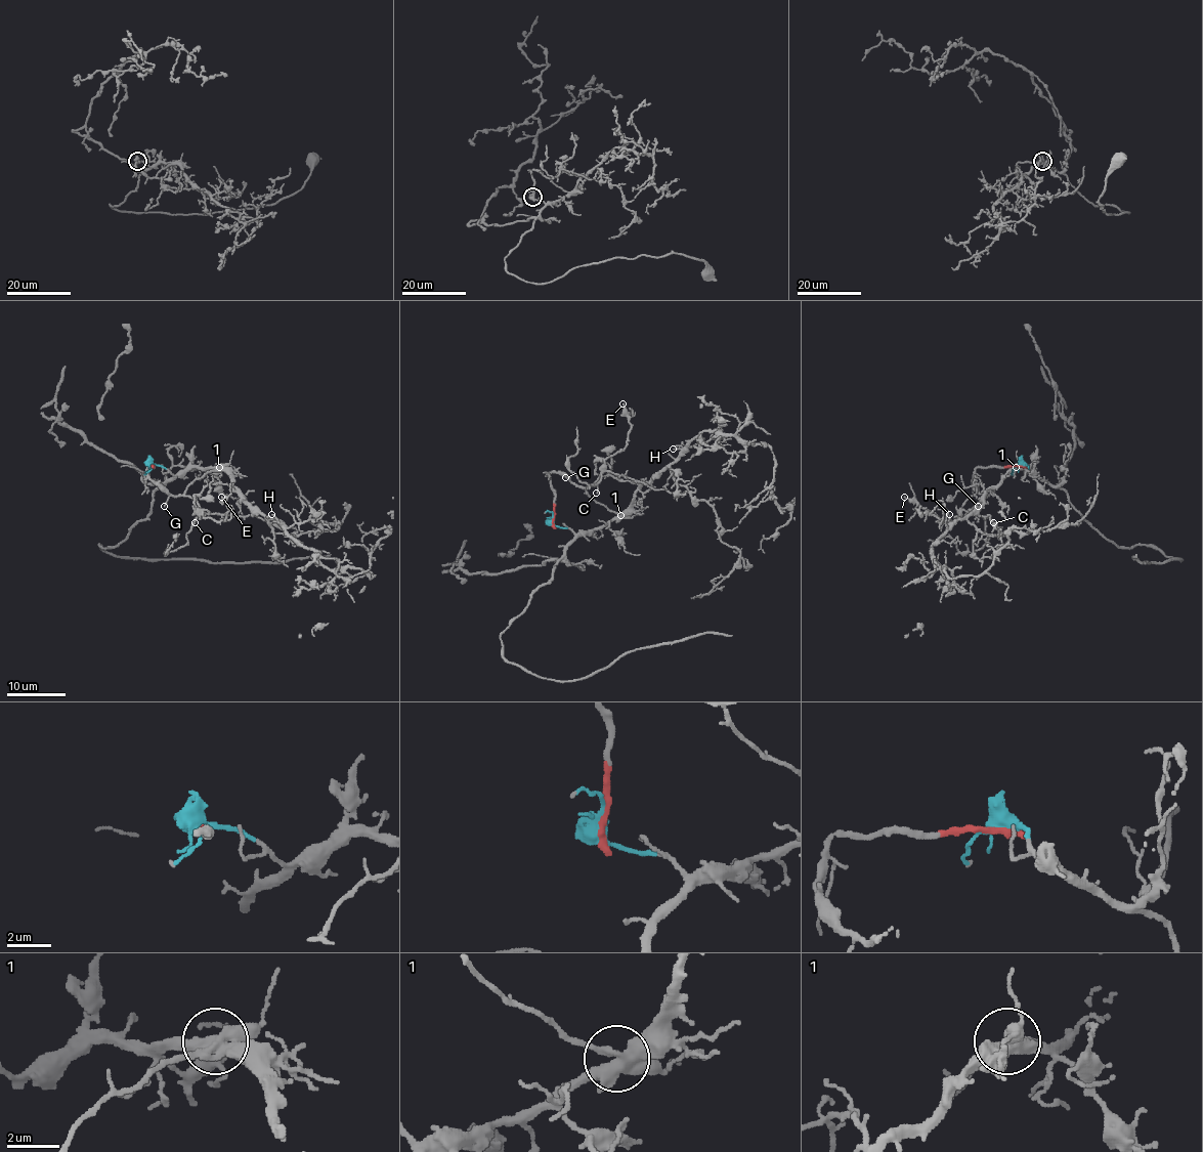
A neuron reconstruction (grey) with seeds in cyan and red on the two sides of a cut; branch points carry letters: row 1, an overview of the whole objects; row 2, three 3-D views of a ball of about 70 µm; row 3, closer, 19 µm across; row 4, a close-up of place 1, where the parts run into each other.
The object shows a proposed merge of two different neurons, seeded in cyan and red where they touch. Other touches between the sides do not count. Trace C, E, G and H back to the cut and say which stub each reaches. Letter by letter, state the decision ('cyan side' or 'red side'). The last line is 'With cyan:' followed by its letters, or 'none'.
C: red side
E: red side
G: red side
H: cyan side
With cyan: H

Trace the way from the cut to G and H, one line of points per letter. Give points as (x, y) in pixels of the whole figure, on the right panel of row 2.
G: (1022, 466), (978, 467), (974, 486), (982, 495), (978, 507)
H: (1022, 466), (1028, 466), (1034, 474), (1029, 467), (1015, 467), (992, 486), (981, 505), (951, 523), (950, 514)

